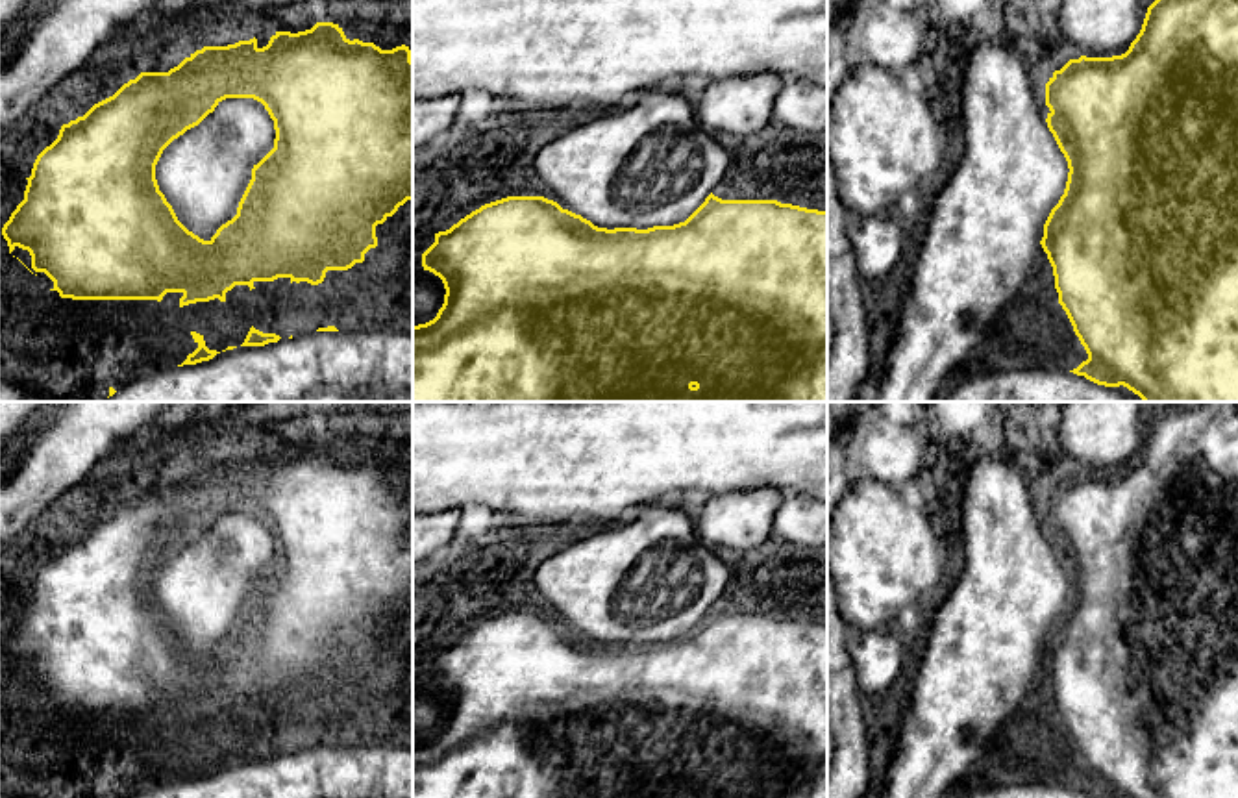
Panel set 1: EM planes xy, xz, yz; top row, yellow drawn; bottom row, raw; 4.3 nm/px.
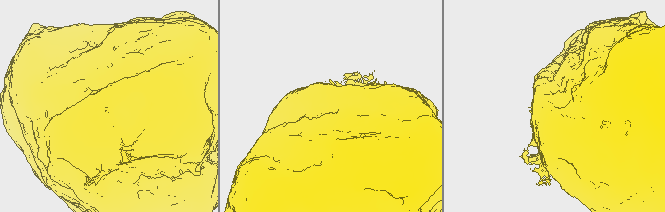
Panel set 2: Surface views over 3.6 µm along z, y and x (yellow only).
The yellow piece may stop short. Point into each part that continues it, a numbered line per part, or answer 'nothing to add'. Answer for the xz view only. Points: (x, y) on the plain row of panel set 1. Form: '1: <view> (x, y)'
nothing to add

